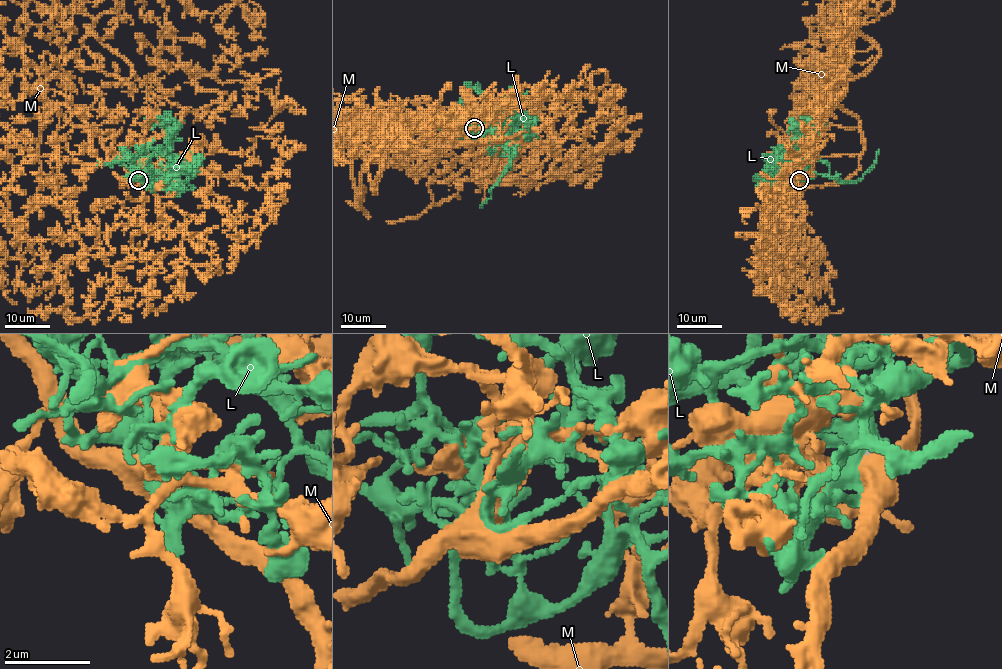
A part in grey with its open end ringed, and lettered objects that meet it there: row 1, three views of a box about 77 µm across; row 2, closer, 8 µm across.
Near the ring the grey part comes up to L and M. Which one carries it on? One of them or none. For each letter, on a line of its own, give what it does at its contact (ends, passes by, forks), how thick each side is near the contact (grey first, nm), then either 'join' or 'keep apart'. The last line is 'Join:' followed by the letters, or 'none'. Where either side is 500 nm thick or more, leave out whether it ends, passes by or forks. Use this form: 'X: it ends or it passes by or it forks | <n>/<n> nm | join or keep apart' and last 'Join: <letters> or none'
L: it forks | 60/420 nm | keep apart
M: 60/550 nm | join
Join: M

